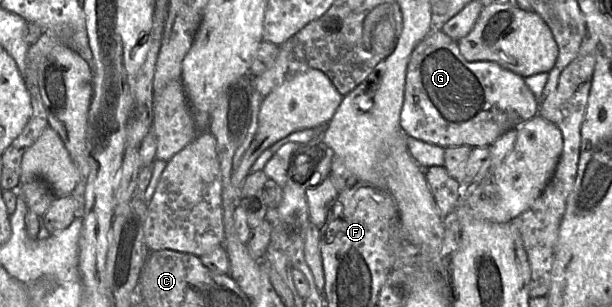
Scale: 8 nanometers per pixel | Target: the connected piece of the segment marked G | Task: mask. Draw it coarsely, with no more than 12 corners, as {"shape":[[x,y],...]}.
{"shape":[[431,31],[400,124],[444,149],[490,147],[539,115],[524,79]]}

